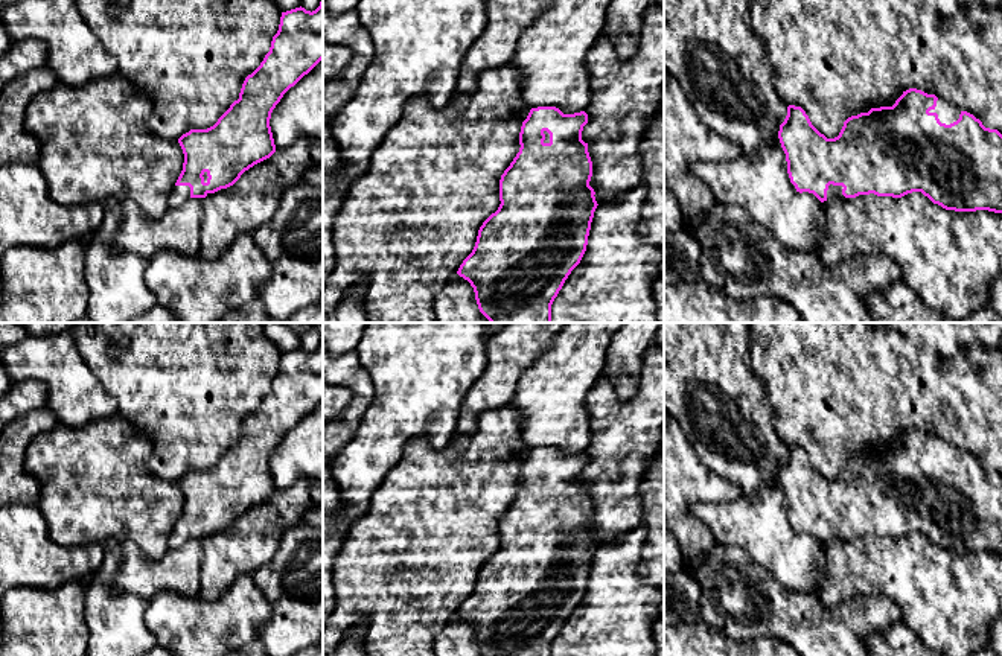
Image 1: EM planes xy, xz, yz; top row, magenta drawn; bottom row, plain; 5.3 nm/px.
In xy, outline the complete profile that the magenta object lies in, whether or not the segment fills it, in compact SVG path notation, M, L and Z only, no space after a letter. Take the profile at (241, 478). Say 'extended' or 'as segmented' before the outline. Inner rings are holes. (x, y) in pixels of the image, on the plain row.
extended; M323 341L312 353L302 347L282 353L270 393L245 419L239 440L213 467L190 470L178 479L184 504L168 549L227 530L245 511L270 499L276 493L270 467L273 451L321 400Z

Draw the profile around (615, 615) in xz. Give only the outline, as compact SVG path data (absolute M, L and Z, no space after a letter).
M641 524L617 539L597 546L586 592L554 639L551 656L656 656L652 626L658 616L659 606L664 604L664 591L650 586L640 574L646 539L647 527Z

